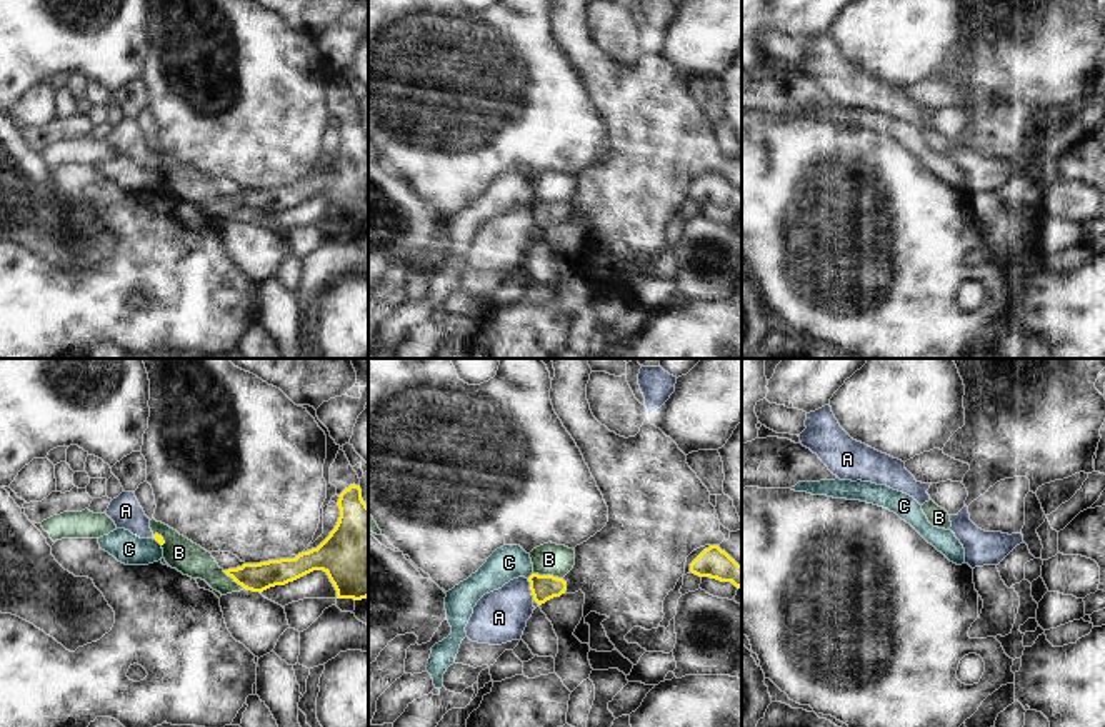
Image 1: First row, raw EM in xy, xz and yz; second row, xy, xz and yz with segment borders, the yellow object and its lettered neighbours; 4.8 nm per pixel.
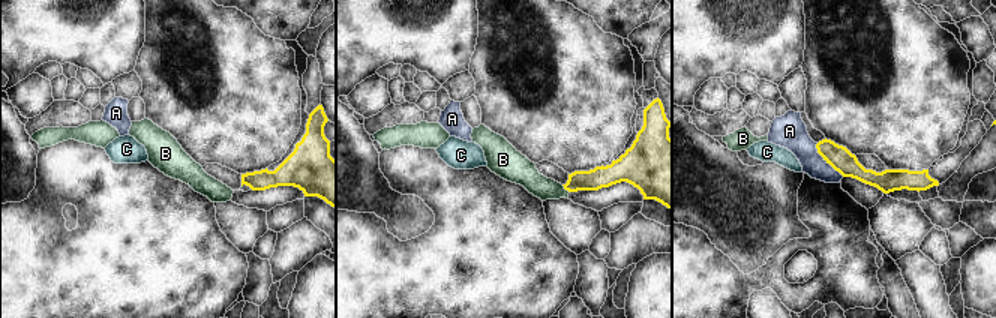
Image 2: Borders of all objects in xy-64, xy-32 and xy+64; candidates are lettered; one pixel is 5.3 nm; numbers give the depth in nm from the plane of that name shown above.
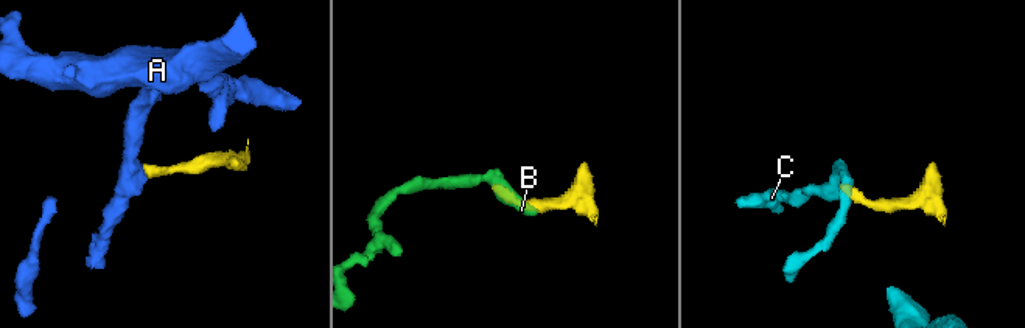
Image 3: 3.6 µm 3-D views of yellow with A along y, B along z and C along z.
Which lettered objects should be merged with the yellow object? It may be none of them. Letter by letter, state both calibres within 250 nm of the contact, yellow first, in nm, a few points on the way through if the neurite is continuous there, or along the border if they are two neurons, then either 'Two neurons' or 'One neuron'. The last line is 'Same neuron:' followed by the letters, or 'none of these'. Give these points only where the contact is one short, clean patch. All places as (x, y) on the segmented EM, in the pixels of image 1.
A: Thickness 130 nm (yellow) against 260 nm. Boundary: xz (527, 579), (534, 599). Two neurons
B: Thickness 130 nm (yellow) against 160 nm. Two neurons
C: Thickness 130 nm (yellow) against 170 nm. Boundary: xz (532, 572), (527, 577). Two neurons
Same neuron: none of these

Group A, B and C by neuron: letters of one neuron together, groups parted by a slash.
A / B / C

